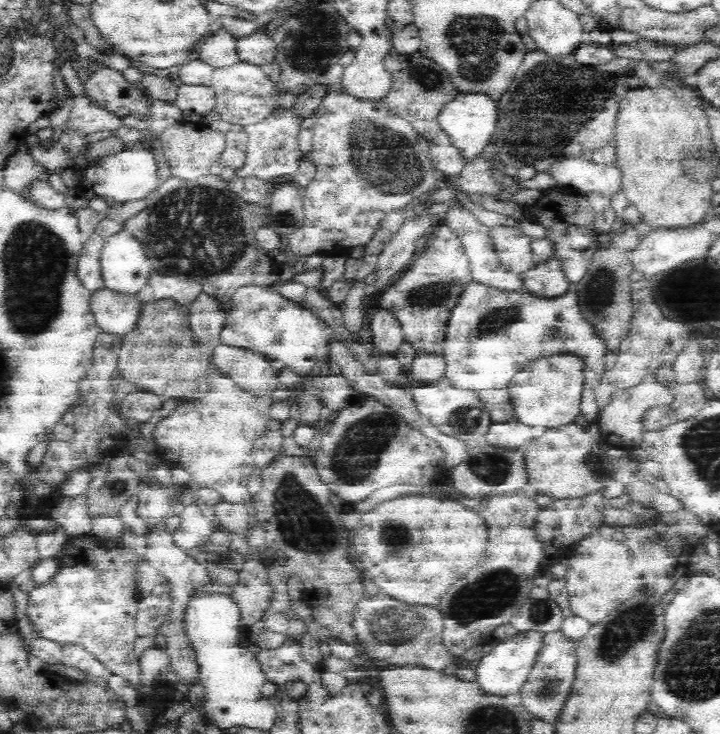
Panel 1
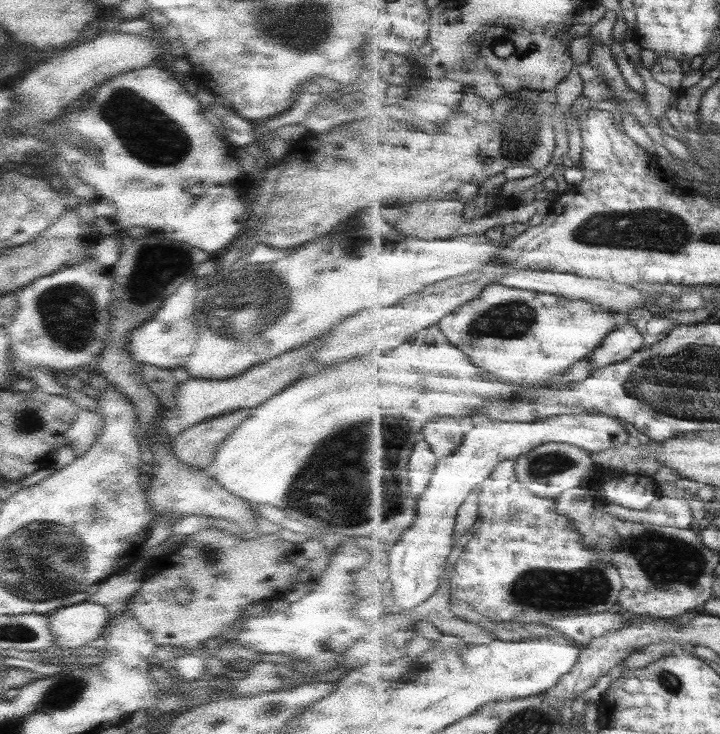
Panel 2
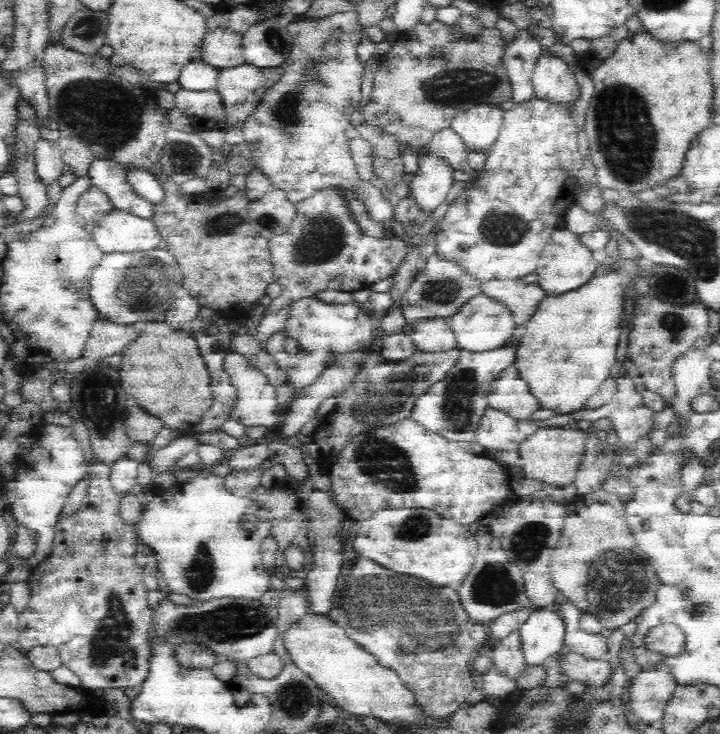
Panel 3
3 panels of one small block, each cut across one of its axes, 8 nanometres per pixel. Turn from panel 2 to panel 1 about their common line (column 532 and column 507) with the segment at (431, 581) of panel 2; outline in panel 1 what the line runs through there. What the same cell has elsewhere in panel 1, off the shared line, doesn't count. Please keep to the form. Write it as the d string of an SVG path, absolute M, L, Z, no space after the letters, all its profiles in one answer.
M516 420L492 423L485 437L488 445L504 450L521 450L533 439L530 426Z

